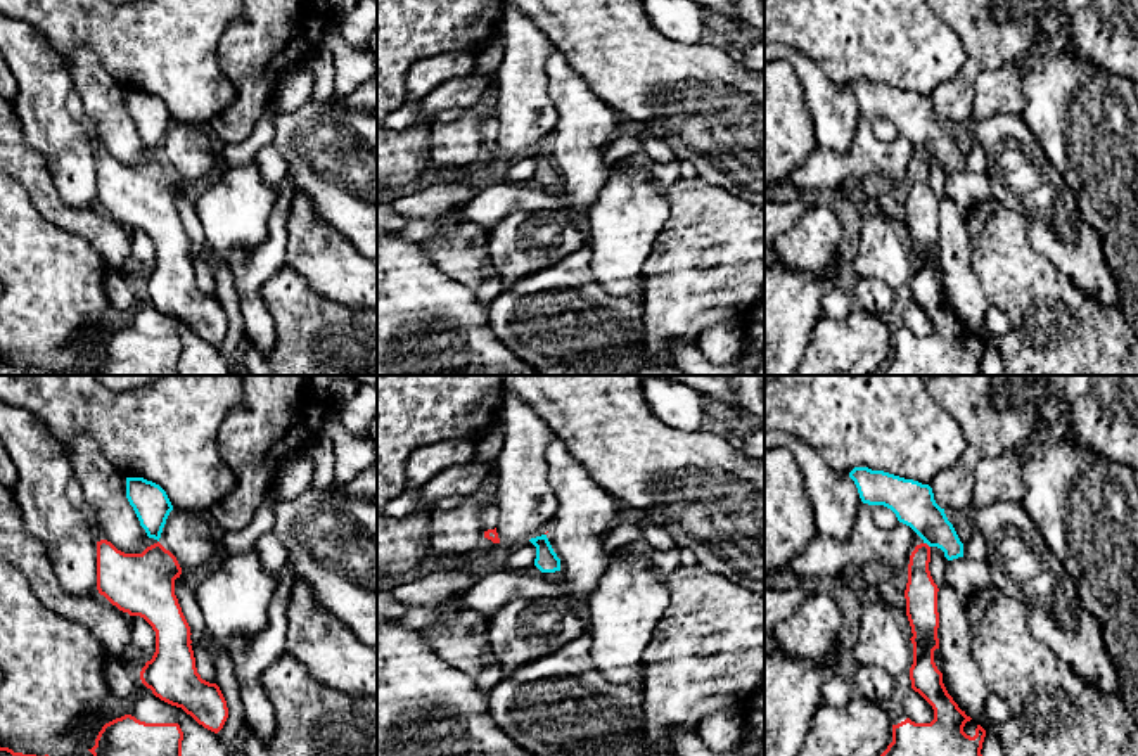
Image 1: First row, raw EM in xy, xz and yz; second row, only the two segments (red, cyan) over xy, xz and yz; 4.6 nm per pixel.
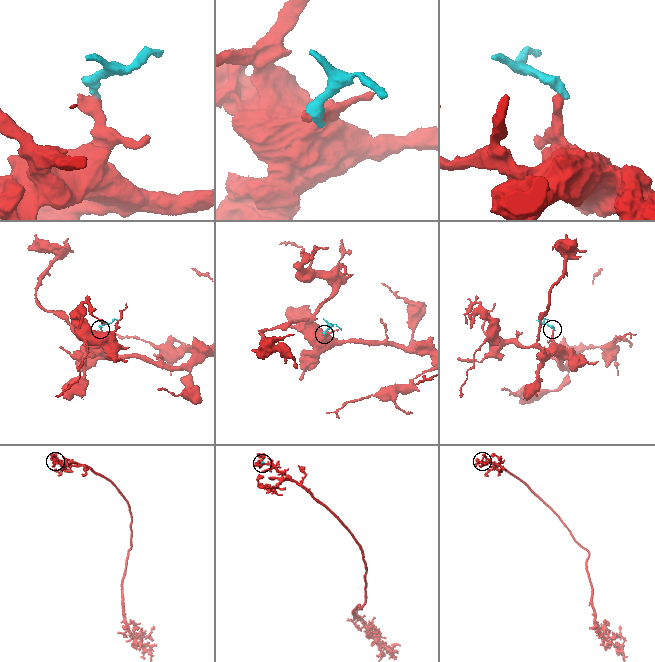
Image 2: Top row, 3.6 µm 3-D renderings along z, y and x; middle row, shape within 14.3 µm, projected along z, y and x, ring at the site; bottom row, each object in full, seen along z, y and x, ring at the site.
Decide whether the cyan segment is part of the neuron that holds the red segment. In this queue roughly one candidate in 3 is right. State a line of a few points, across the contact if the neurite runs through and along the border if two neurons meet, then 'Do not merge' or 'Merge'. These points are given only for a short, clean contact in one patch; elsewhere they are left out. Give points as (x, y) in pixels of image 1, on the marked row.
Line: yz (924, 542), (929, 547). Do not merge

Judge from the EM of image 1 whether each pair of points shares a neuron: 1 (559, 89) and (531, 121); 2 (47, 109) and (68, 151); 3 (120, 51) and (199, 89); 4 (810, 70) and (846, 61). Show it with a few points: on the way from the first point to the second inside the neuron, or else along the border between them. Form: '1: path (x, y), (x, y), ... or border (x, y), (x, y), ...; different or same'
1: border (543, 59), (556, 109), (549, 140); different
2: path (47, 120), (47, 127), (61, 140); same
3: path (139, 51), (161, 51), (180, 70); same
4: border (786, 45), (805, 54), (832, 82), (848, 87); different

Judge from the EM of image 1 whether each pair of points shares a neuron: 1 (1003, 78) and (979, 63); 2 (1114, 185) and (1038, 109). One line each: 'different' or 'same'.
1: different
2: same

